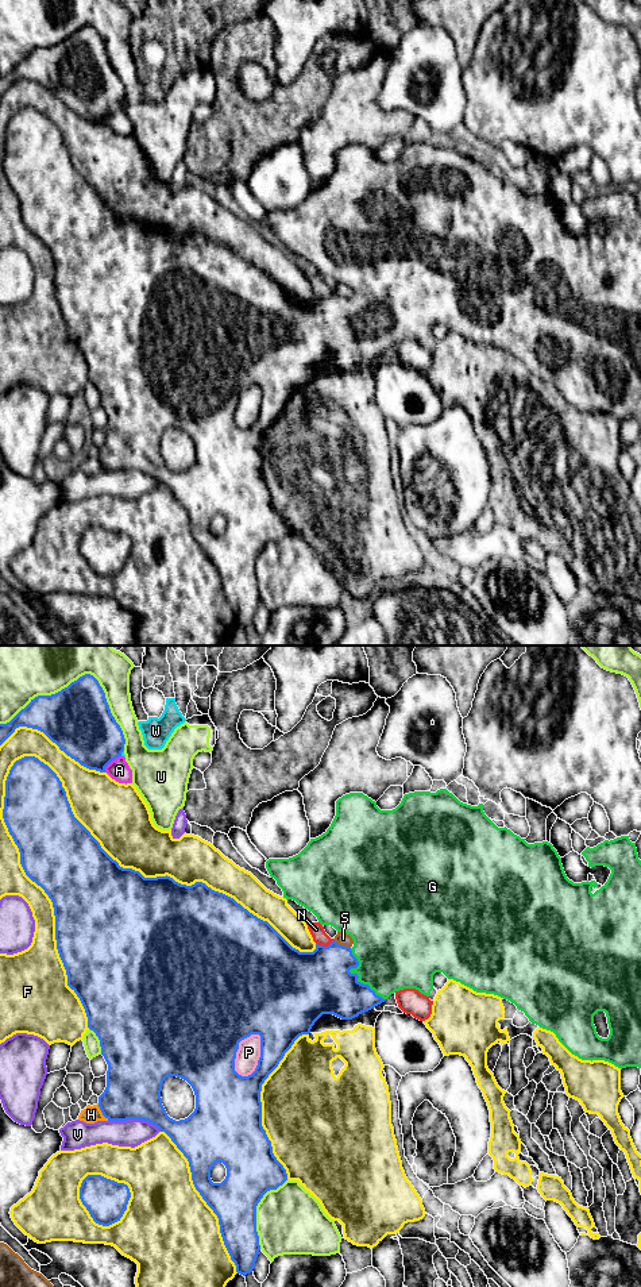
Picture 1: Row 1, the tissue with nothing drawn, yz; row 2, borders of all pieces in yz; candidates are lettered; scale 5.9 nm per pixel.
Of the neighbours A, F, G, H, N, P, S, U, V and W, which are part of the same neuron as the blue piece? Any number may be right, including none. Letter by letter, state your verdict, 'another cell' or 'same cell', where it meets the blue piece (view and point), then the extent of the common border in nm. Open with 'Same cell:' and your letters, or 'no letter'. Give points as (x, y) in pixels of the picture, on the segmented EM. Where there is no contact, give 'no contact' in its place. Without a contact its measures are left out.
Same cell: G
A: another cell | yz (111, 760) | 140 nm
F: another cell | yz (150, 878) | 2100 nm
G: same cell | yz (356, 975) | 380 nm
H: another cell | yz (101, 1112) | 120 nm
N: another cell | yz (323, 946) | 110 nm
P: another cell | yz (259, 1058) | 280 nm
S: another cell | yz (342, 946) | 120 nm
U: another cell | yz (80, 677) | 750 nm
V: another cell | yz (135, 1118) | 320 nm
W: another cell | yz (122, 751) | 40 nm

